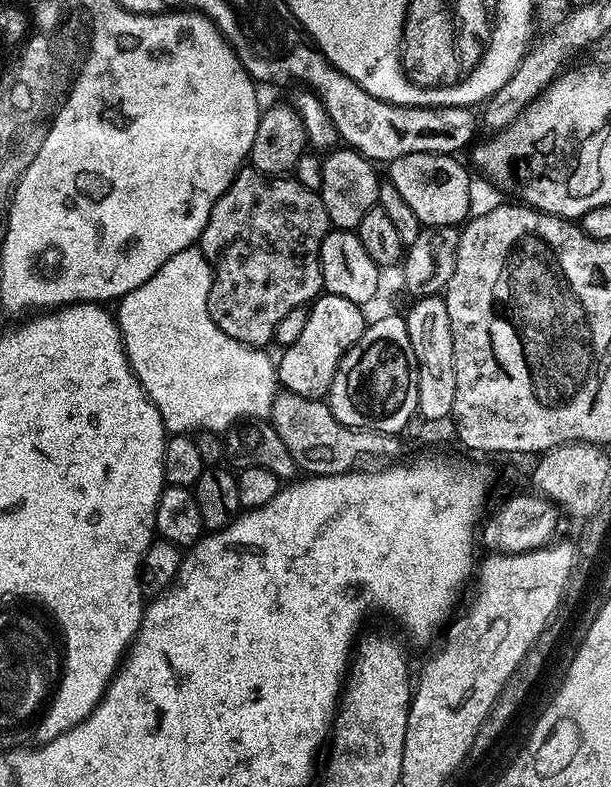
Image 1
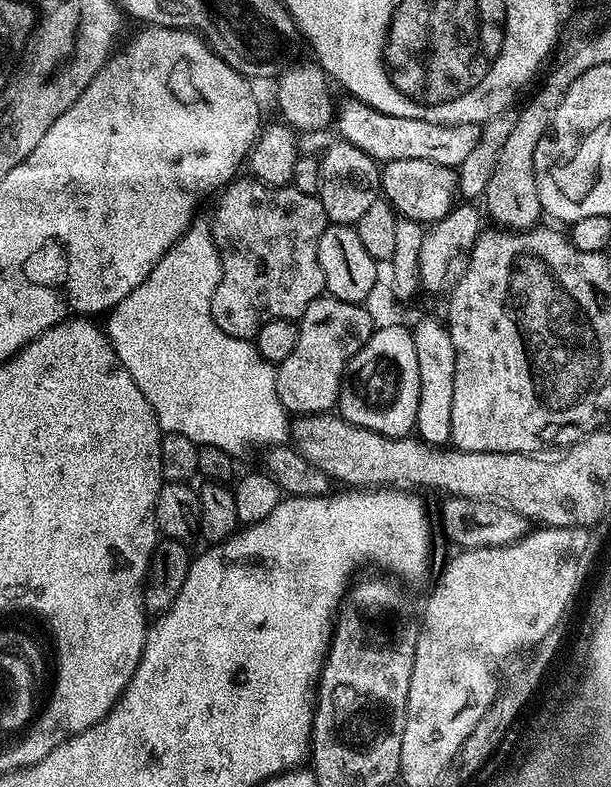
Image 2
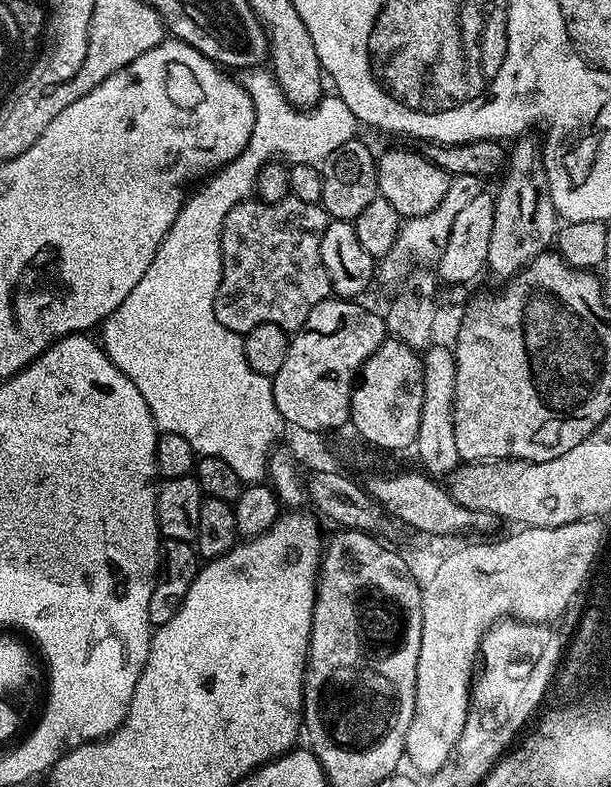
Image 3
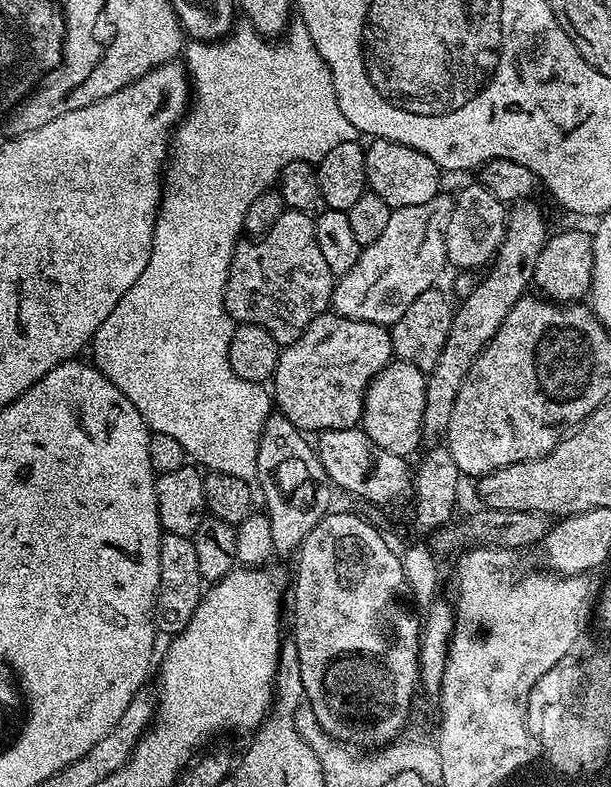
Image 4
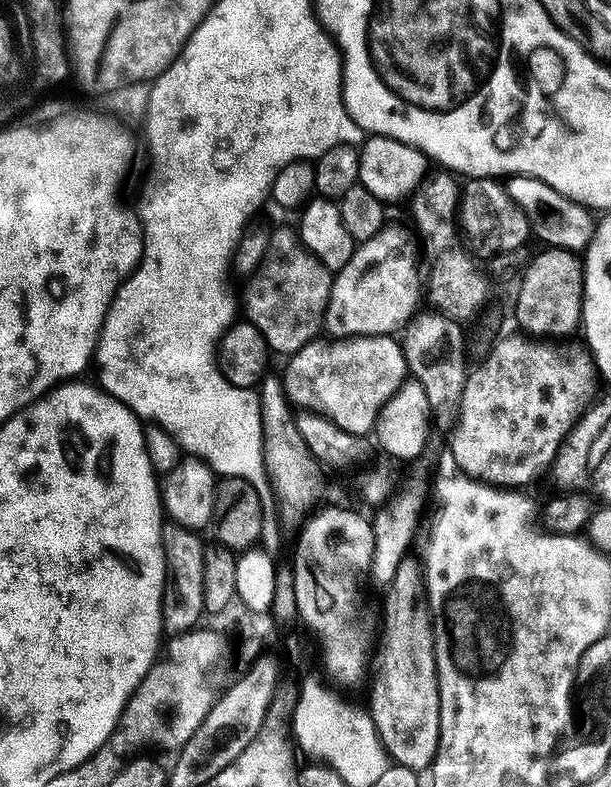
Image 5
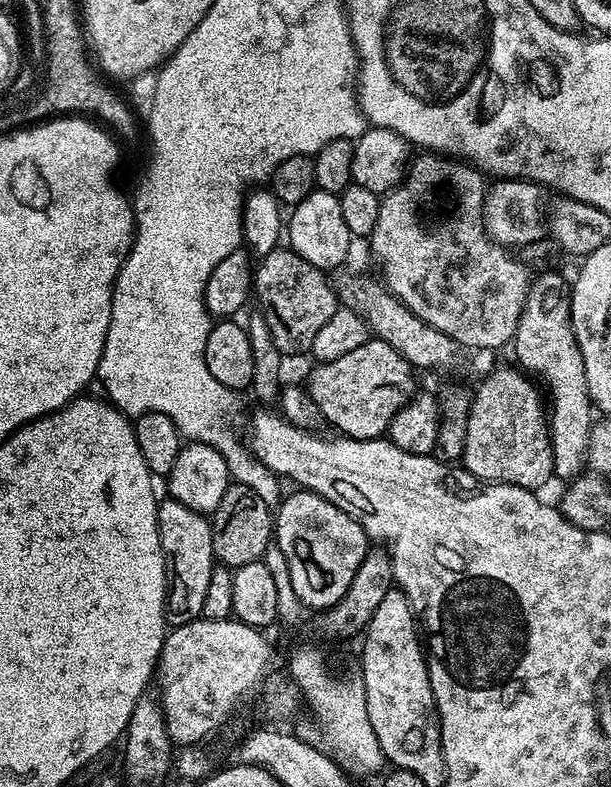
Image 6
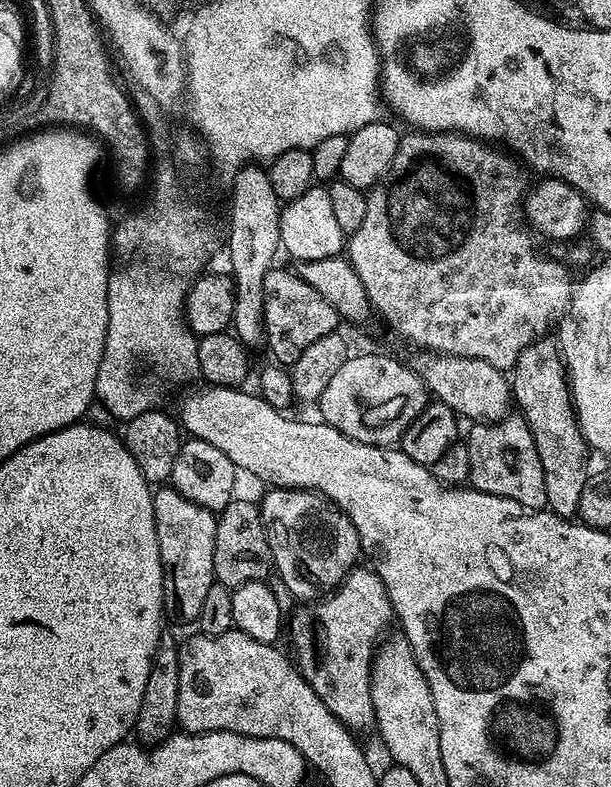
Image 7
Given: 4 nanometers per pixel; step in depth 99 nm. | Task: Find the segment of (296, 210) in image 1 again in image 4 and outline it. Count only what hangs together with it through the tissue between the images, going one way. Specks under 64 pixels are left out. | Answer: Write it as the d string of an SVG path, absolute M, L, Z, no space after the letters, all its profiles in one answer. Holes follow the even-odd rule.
M285 210L268 232L259 238L244 238L237 243L224 287L224 309L237 325L262 326L281 346L287 346L298 339L313 318L329 311L333 287L330 266L326 266L326 258L322 258L322 250L318 250L315 219L306 212Z

